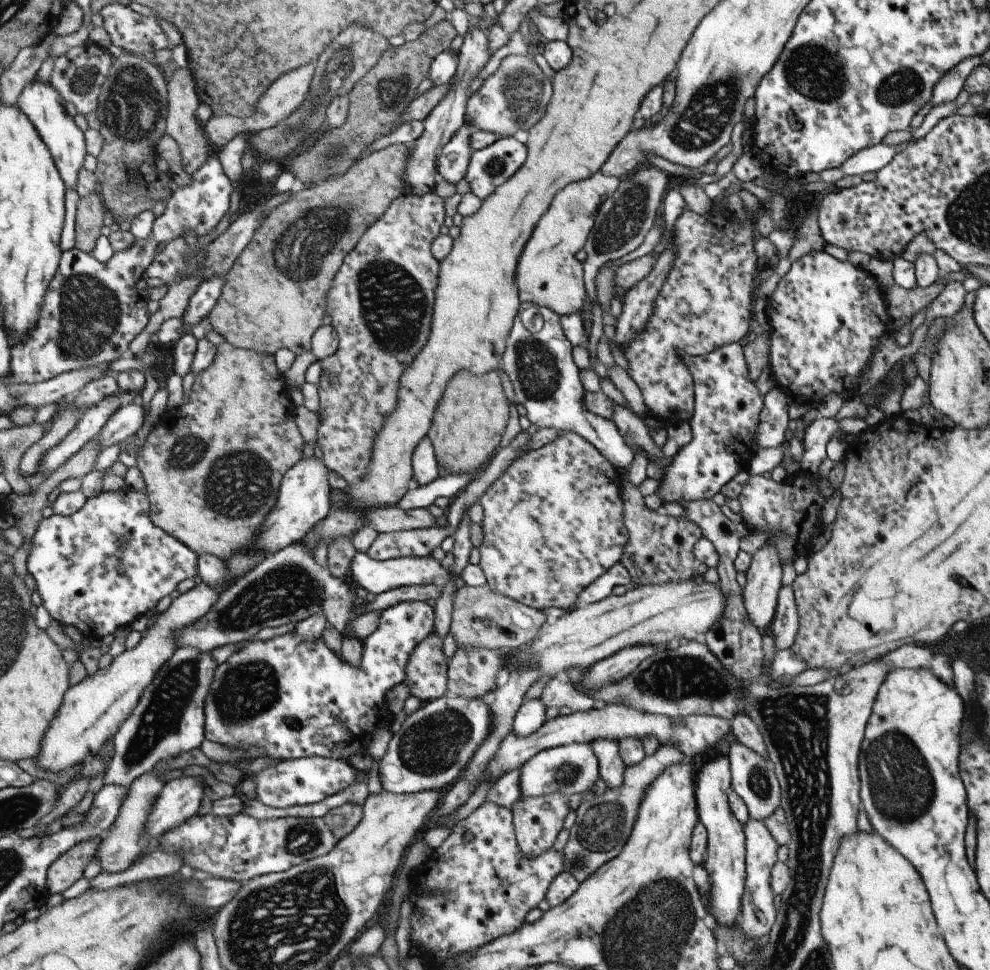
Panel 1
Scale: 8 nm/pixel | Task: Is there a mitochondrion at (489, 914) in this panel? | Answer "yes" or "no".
no

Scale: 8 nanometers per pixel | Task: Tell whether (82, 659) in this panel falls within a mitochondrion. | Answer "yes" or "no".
no

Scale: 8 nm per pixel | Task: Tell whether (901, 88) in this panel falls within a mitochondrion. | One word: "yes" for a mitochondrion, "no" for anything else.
yes

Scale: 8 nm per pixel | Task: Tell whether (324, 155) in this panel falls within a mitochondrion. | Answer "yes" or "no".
yes

